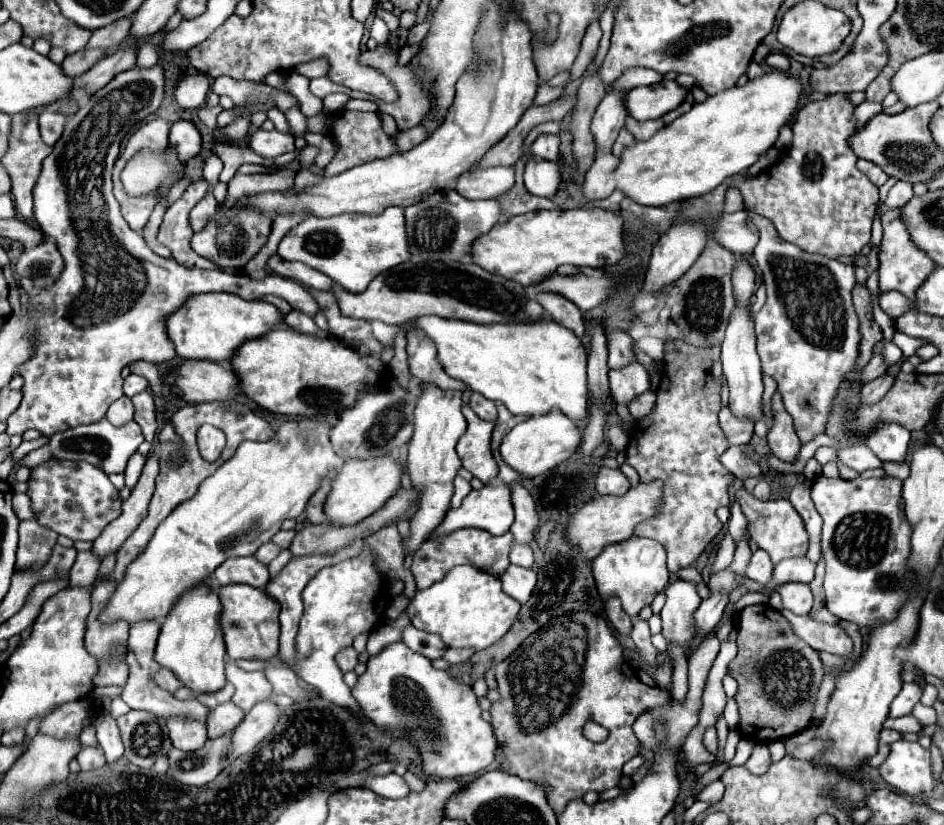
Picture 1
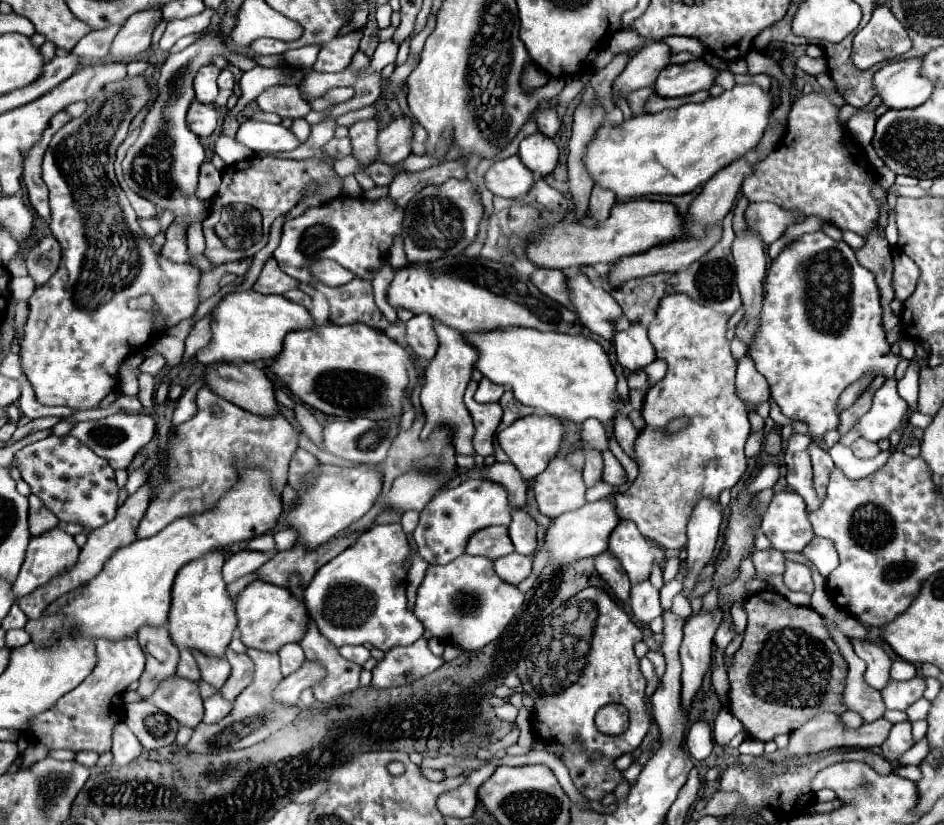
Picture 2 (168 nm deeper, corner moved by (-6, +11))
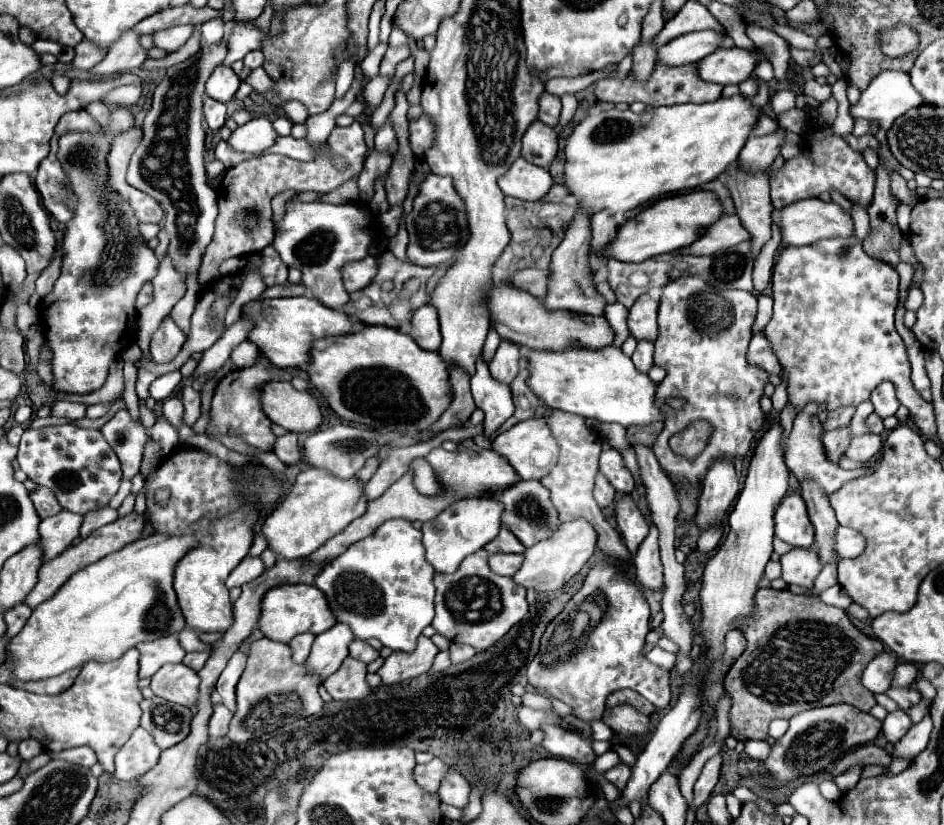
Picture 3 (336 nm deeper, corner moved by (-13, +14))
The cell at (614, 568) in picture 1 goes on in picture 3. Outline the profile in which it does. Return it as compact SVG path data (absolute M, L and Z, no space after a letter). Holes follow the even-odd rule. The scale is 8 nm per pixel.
M623 495L617 505L615 505L615 519L617 519L617 529L623 537L623 543L627 545L629 553L635 553L639 543L647 537L649 527L645 523L643 513L635 505L631 495Z

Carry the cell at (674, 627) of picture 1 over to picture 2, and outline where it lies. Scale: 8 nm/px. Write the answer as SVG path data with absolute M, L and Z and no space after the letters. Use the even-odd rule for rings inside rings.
M700 500L688 522L688 546L686 546L688 558L686 558L686 574L682 580L684 598L690 598L692 590L698 584L698 576L702 574L704 566L710 562L714 554L720 524L722 524L720 504L714 504L710 500Z

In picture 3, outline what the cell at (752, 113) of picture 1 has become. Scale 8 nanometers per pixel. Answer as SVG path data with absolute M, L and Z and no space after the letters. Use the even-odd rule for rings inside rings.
M735 95L729 99L717 99L711 103L685 103L671 107L649 107L643 113L633 111L597 111L589 113L569 135L565 145L565 187L577 199L577 209L595 215L599 211L627 213L637 207L655 203L659 197L669 193L679 193L687 189L697 189L703 183L717 179L727 171L739 157L751 129L755 127L759 109L751 105L745 95Z

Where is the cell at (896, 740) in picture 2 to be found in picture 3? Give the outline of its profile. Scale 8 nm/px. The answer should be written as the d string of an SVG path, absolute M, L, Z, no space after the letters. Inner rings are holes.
M897 709L893 713L889 713L883 721L883 735L891 741L891 743L897 743L911 727L911 719L909 715L903 711L903 709Z

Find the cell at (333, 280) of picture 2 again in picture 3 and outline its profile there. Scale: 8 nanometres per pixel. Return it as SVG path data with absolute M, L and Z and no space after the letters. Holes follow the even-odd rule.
M367 255L365 259L361 261L353 261L353 263L347 263L343 267L343 281L345 281L345 289L349 293L353 291L359 291L363 287L367 287L373 279L375 279L375 273L377 273L377 259L373 255Z

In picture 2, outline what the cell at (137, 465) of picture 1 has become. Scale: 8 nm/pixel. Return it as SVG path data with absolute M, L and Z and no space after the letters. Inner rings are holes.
M138 466L136 470L132 470L130 472L130 476L128 476L128 484L126 484L126 490L128 490L128 494L134 494L140 486L144 486L148 482L148 472L142 468L142 466Z

